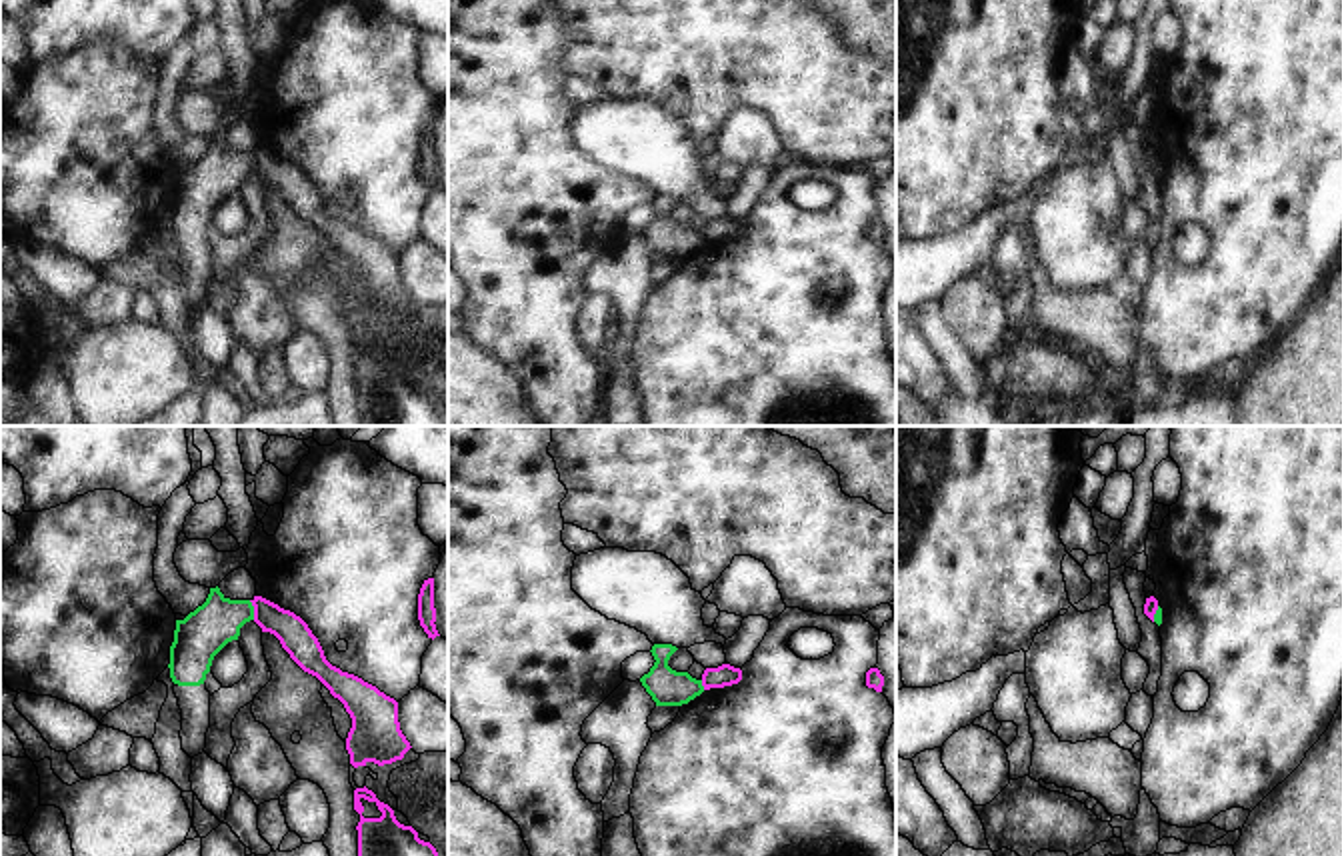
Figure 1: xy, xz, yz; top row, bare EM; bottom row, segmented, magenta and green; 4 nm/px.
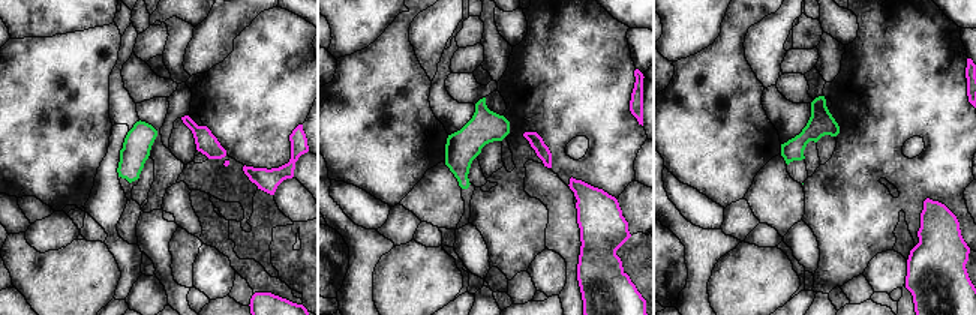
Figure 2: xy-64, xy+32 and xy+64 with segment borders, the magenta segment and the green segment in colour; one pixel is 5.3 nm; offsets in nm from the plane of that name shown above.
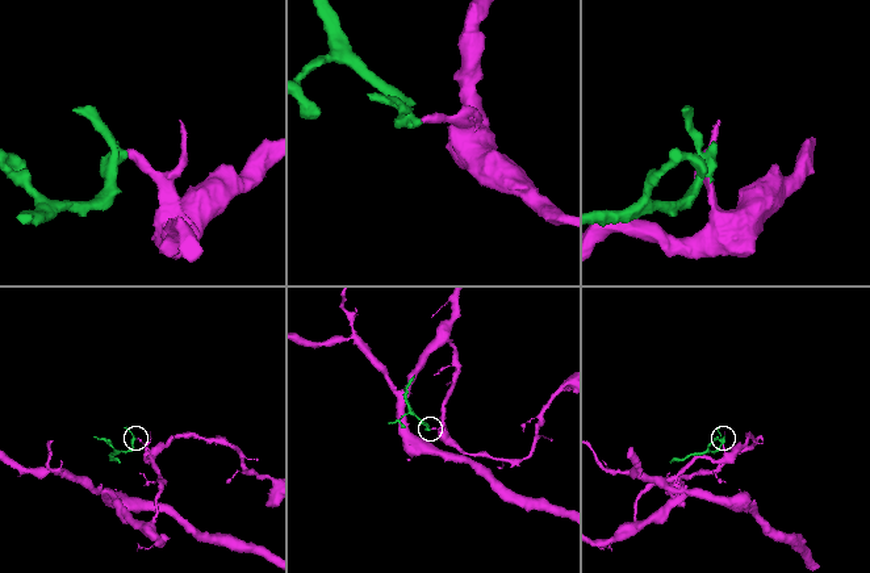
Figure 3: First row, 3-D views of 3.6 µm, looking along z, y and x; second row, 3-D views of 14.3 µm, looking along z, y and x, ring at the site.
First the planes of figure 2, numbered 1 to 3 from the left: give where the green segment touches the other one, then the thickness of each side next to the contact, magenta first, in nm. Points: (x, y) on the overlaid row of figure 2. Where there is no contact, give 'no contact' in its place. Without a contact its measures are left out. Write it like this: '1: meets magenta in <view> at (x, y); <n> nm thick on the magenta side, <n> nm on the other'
1: no contact
2: no contact
3: no contact

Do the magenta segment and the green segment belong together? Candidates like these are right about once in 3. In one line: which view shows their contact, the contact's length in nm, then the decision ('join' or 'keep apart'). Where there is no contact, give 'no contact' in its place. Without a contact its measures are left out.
xy | 80 nm | keep apart

